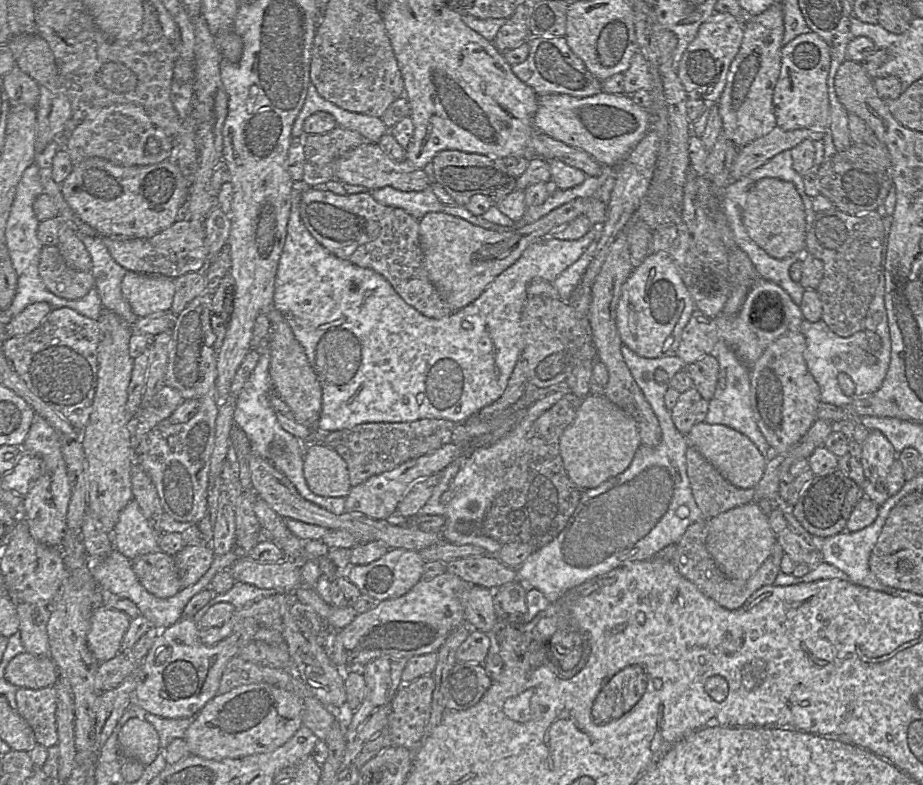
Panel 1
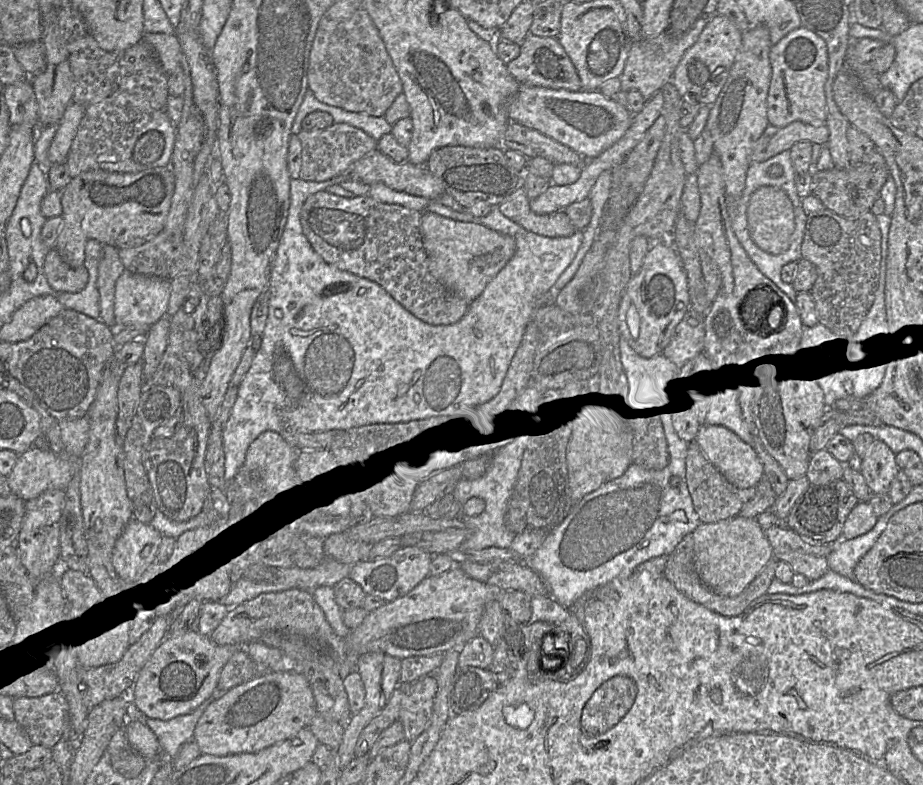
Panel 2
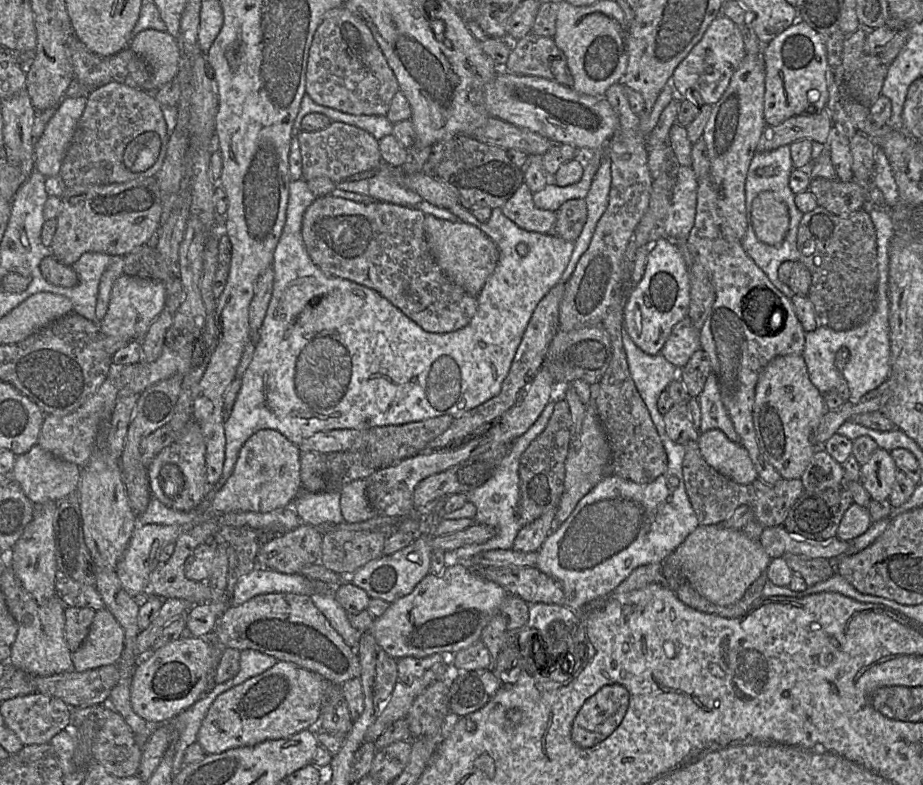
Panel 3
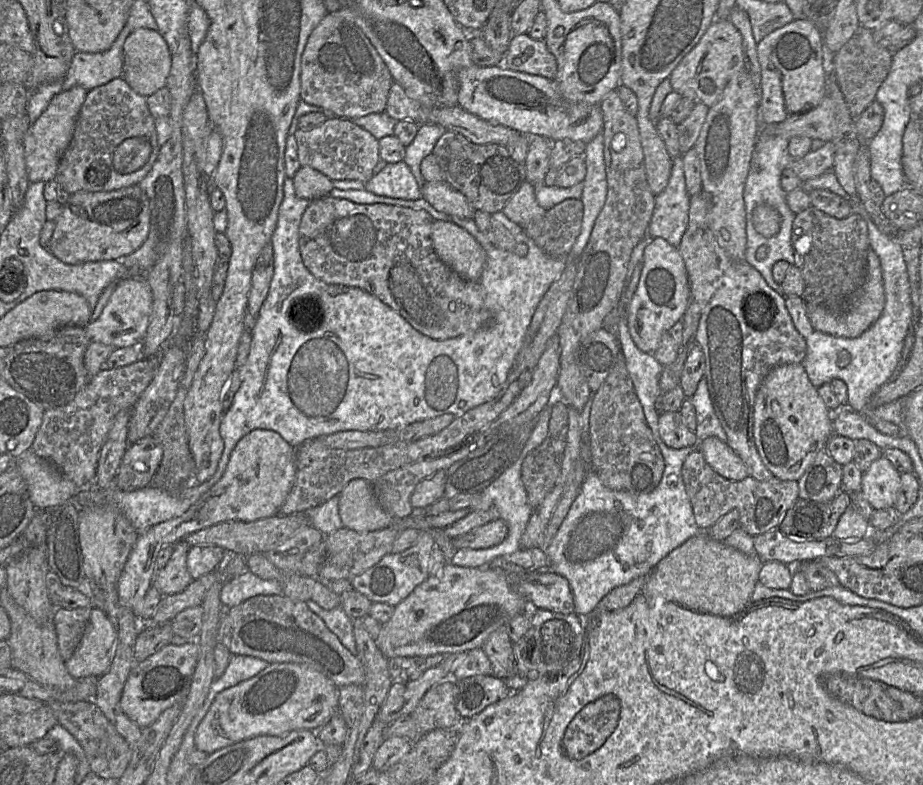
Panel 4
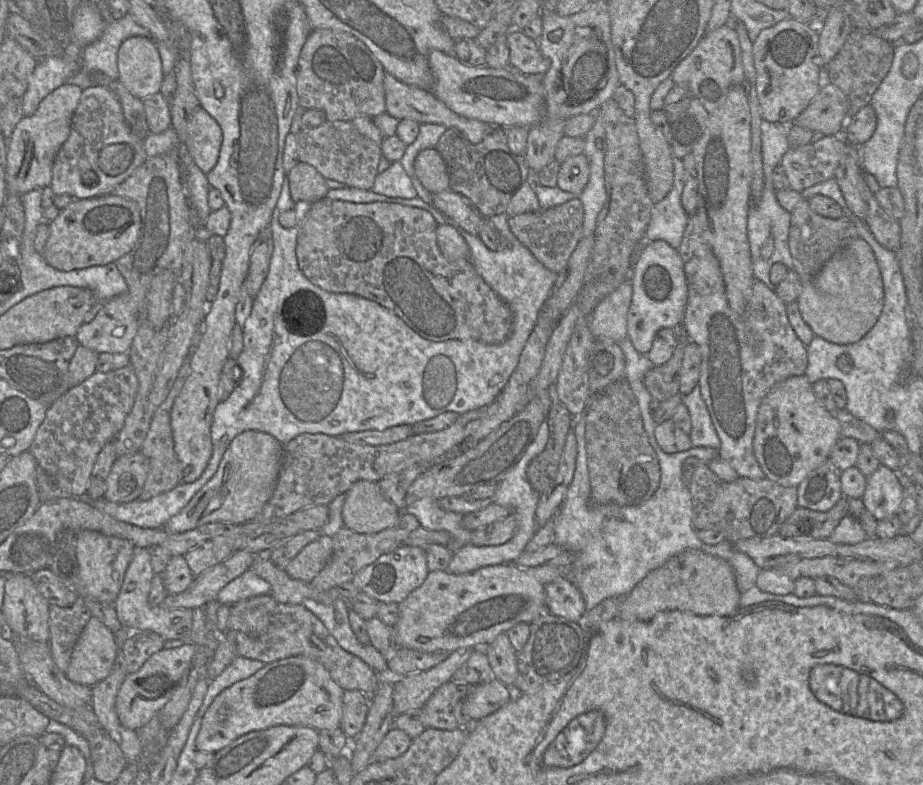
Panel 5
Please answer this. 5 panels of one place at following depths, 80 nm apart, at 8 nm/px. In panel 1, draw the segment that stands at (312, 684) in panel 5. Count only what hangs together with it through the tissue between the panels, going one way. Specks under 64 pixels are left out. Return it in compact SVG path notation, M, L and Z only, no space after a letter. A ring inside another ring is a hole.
M256 683L217 694L199 711L183 739L190 755L208 760L237 759L275 750L301 726L301 698L275 685Z

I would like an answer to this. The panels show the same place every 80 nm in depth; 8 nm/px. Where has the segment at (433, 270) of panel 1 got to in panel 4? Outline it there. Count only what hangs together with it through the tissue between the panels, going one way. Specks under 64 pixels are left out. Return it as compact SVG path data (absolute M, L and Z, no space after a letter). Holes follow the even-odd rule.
M433 220L433 246L438 257L461 278L479 282L486 252L466 230L451 222Z

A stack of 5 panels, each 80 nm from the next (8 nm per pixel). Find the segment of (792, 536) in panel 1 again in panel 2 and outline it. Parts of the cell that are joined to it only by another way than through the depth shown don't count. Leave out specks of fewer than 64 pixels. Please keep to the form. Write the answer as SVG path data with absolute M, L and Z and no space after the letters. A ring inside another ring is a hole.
M779 546L774 550L774 558L787 562L794 573L804 575L809 582L822 577L828 570L826 557L806 554L790 546Z

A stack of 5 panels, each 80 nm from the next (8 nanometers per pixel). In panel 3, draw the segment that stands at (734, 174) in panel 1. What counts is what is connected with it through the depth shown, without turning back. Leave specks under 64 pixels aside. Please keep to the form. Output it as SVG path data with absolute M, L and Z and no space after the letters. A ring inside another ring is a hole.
M827 108L816 114L794 116L778 126L766 125L756 151L769 152L804 139L826 144L830 130L831 121Z

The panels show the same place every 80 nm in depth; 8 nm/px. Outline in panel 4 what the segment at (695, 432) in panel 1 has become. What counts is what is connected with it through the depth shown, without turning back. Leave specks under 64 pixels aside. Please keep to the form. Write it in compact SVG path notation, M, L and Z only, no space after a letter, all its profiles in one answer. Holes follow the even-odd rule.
M708 437L698 442L698 450L706 463L719 475L731 480L742 481L749 477L746 465L742 459L717 437Z

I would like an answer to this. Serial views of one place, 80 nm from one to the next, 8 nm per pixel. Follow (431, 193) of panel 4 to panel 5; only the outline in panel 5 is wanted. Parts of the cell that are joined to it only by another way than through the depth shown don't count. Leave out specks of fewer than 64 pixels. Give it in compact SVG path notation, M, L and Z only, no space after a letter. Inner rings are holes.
M447 189L432 195L433 207L471 235L479 235L482 216L462 195Z

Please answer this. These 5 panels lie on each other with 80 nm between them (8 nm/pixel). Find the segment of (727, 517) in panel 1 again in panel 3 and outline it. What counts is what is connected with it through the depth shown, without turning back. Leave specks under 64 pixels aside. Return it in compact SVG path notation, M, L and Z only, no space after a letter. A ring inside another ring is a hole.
M723 524L698 525L662 562L661 582L672 591L676 590L678 584L686 582L702 598L721 604L730 604L744 598L750 586L765 573L771 560L761 542L751 539L743 530L730 529Z

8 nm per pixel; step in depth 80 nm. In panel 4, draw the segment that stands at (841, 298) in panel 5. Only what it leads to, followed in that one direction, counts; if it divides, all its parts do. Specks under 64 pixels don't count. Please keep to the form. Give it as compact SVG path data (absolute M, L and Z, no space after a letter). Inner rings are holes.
M870 248L867 254L867 273L858 294L844 311L835 311L823 305L808 304L808 317L815 331L835 337L856 338L864 333L881 316L885 306L885 294L880 260Z

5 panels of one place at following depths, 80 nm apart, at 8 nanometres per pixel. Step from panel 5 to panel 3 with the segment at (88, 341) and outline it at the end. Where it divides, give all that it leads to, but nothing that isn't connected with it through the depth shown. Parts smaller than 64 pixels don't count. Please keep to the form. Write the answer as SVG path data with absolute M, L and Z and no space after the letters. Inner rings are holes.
M123 274L113 286L106 315L98 322L101 332L105 337L117 337L128 341L142 340L165 308L166 299L165 283Z

